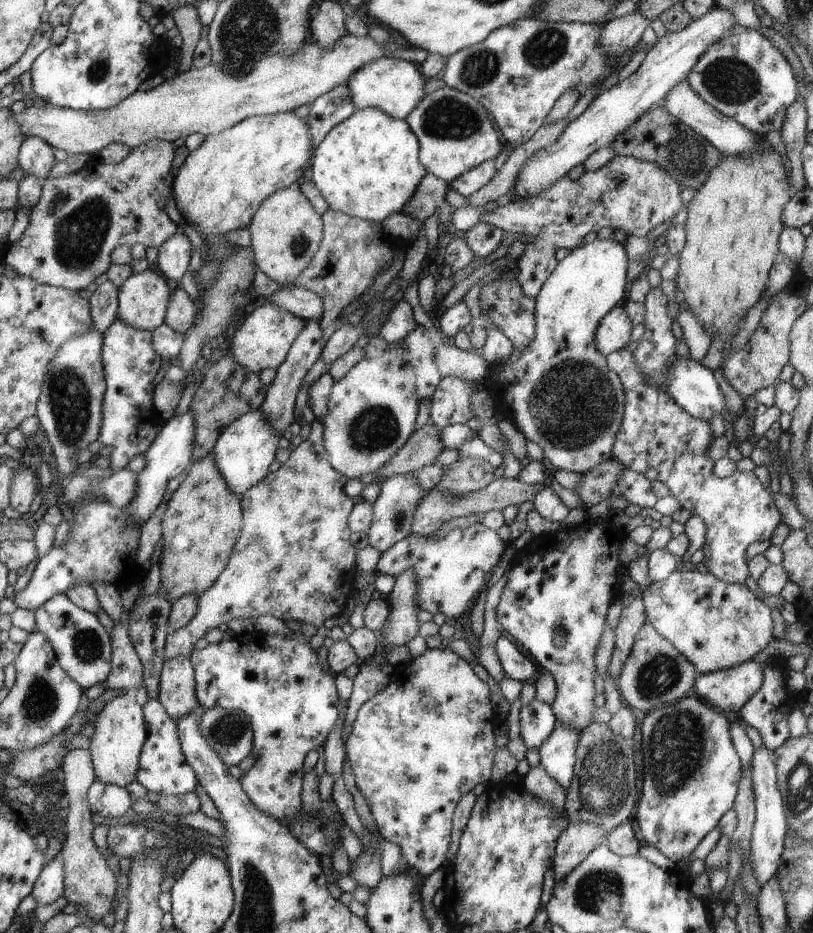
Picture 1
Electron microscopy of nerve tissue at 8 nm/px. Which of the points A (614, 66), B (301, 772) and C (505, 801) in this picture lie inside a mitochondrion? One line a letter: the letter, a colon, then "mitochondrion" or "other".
A: other
B: other
C: other

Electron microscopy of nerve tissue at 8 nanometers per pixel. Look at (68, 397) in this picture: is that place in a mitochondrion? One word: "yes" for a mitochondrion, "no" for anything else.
yes

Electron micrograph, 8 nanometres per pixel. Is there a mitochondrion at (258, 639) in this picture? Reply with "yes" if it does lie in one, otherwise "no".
no

